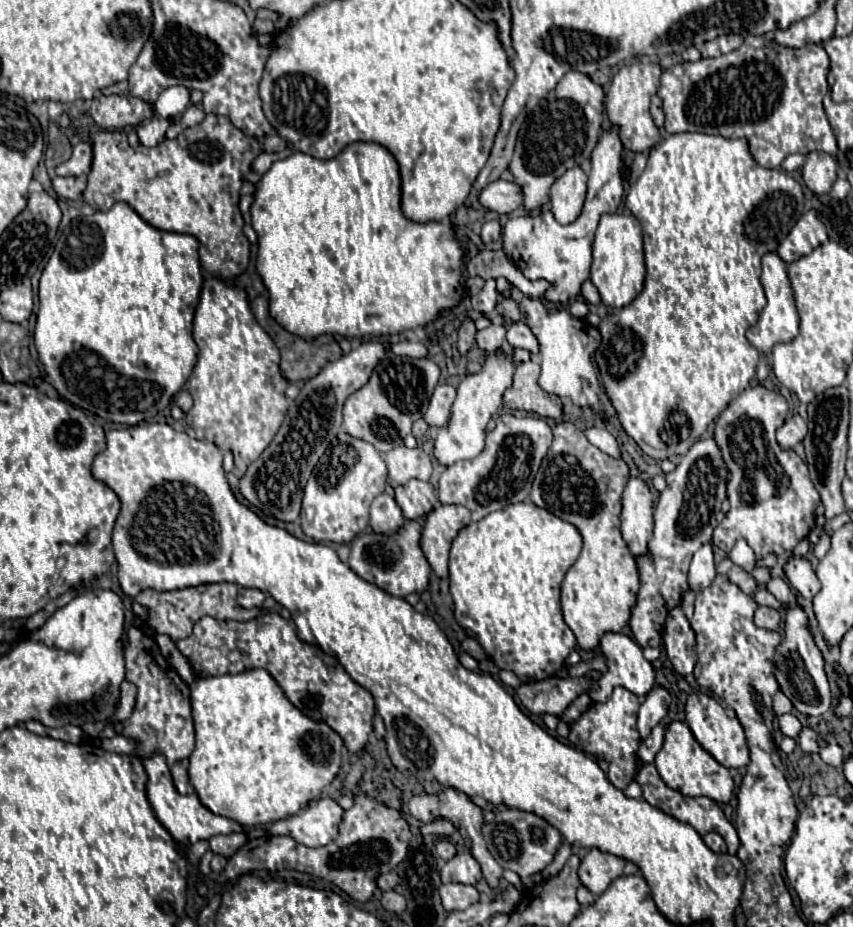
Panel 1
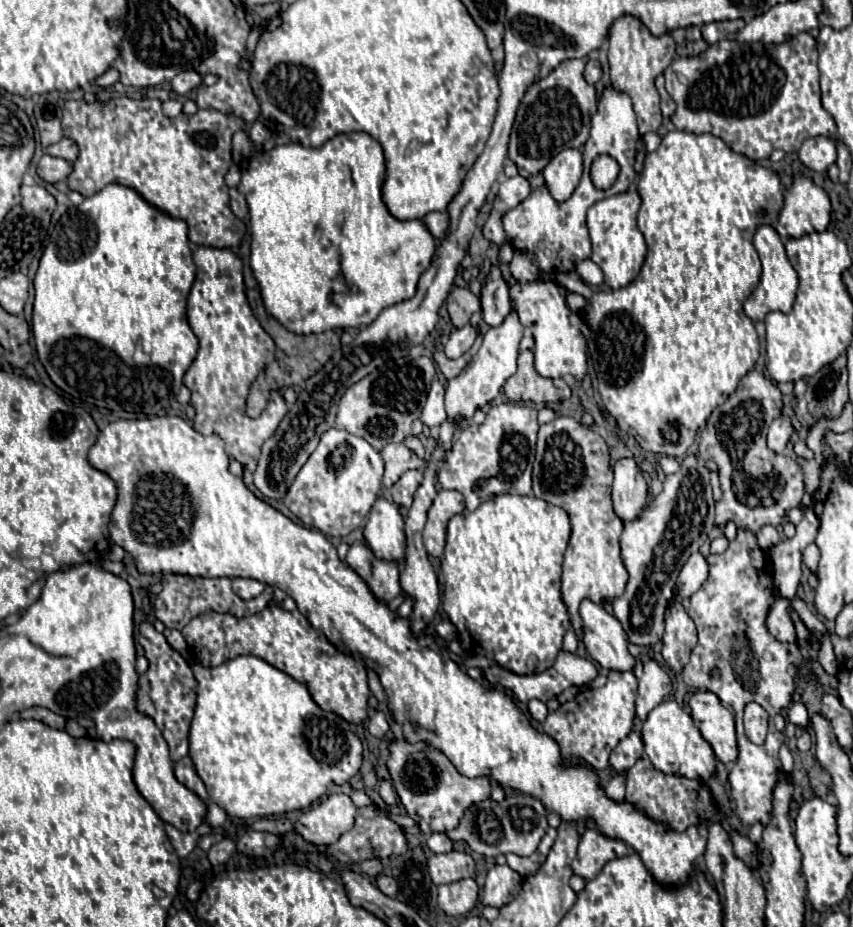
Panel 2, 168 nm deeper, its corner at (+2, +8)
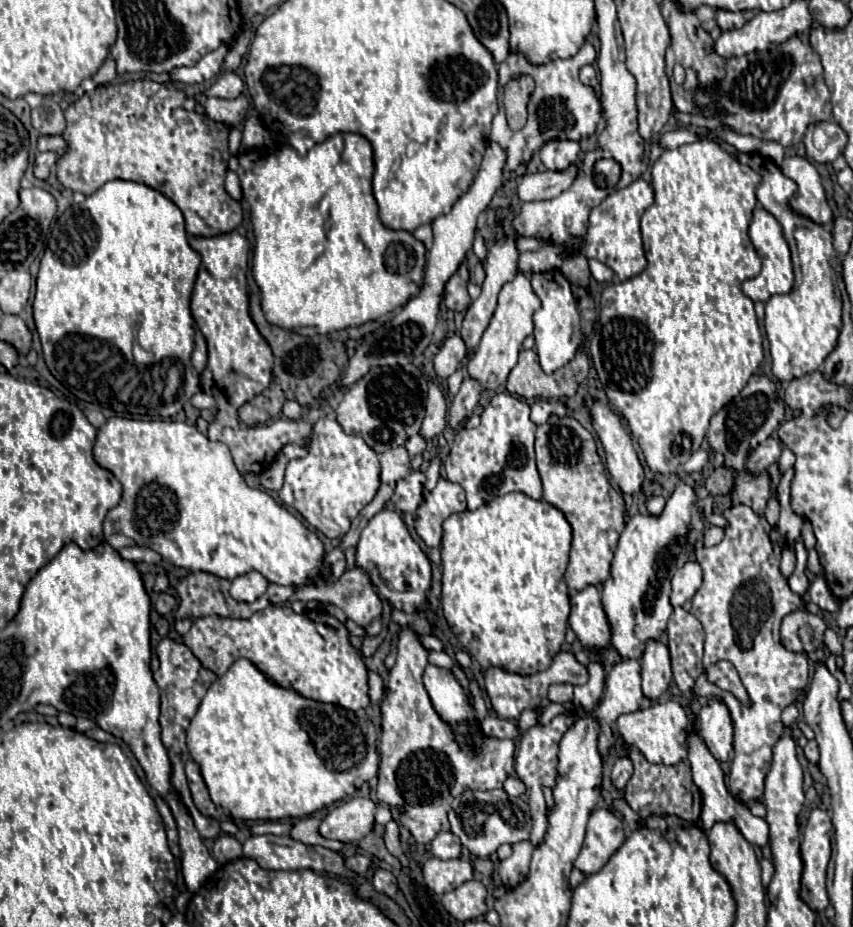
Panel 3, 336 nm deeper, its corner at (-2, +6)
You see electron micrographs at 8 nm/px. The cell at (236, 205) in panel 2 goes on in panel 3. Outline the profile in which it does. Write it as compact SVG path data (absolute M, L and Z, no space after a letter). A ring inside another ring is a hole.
M228 170L228 174L226 174L226 190L228 190L228 194L230 194L232 198L240 200L240 196L242 196L240 182L238 182L238 176L236 176L232 170Z

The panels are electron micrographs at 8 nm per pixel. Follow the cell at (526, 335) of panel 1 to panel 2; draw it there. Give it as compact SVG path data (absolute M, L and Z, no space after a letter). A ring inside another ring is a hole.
M492 266L492 272L486 278L482 292L482 318L488 326L500 326L500 322L504 322L510 310L512 306L508 298L508 286L502 280L500 268Z

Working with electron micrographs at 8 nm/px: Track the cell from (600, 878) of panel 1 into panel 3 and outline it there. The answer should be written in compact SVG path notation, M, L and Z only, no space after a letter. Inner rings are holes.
M606 808L594 810L588 820L584 846L574 866L584 874L598 872L608 862L608 858L620 848L624 838L626 836L624 836L622 820L618 816L614 816Z

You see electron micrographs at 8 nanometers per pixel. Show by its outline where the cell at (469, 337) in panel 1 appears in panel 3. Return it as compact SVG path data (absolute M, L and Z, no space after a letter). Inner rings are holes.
M462 262L460 268L456 270L456 274L452 274L444 286L444 304L454 312L464 312L472 302L468 292L466 292L466 286L464 286L464 282L468 284L468 278L470 278L468 264Z

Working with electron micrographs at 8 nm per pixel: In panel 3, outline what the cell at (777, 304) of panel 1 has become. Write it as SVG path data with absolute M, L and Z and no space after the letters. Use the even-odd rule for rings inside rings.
M758 206L752 212L752 222L750 222L750 232L748 234L750 234L750 240L752 240L754 248L756 248L756 254L762 260L762 270L752 280L744 280L744 284L742 284L744 294L748 298L752 298L754 302L756 300L766 302L774 294L788 294L792 290L792 286L794 286L794 274L792 274L790 250L788 250L788 244L784 240L780 222L770 212L766 212L762 206Z

